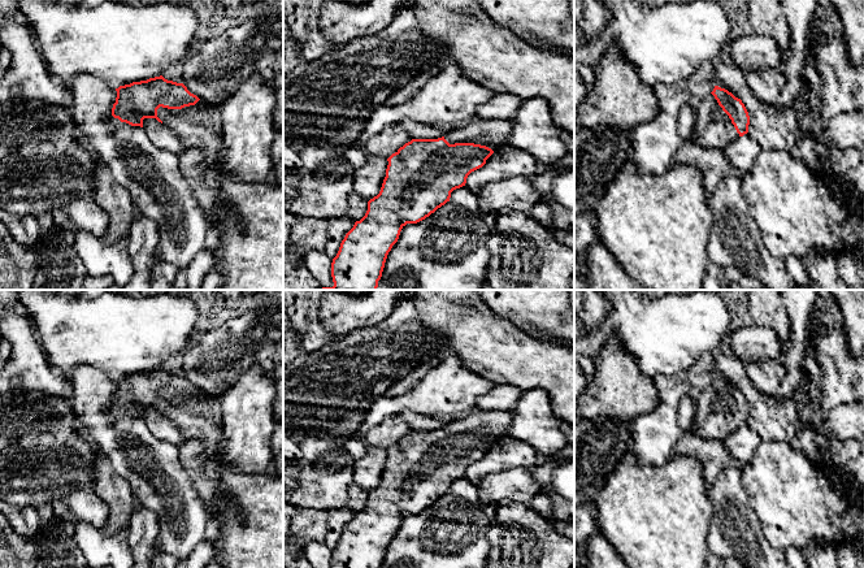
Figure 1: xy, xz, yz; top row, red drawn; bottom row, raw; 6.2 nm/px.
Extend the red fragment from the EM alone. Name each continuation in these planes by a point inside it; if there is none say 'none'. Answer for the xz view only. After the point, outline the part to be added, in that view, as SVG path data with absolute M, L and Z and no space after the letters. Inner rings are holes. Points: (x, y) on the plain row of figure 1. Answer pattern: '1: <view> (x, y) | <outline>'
1: xz (493, 424) | M512 409L509 411L474 411L466 416L459 416L453 421L444 425L444 430L450 435L474 434L491 439L508 435L512 422Z

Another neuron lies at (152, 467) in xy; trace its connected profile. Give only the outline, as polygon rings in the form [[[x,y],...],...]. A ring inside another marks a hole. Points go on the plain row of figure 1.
[[[78,367],[70,374],[74,393],[71,404],[83,434],[105,456],[113,469],[131,486],[133,495],[159,519],[156,549],[184,560],[209,534],[209,512],[179,459],[179,448],[156,438],[140,417],[131,417],[112,407],[117,382],[96,367]]]

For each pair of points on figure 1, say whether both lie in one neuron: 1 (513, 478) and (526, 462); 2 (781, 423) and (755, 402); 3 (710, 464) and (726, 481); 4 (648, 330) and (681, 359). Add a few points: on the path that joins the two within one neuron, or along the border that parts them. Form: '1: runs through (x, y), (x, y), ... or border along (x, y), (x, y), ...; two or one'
1: border along (532, 468), (507, 468), (491, 475); two
2: runs through (775, 420), (762, 407); one
3: border along (739, 467), (724, 467), (707, 484); two
4: runs through (656, 334), (673, 351); one

